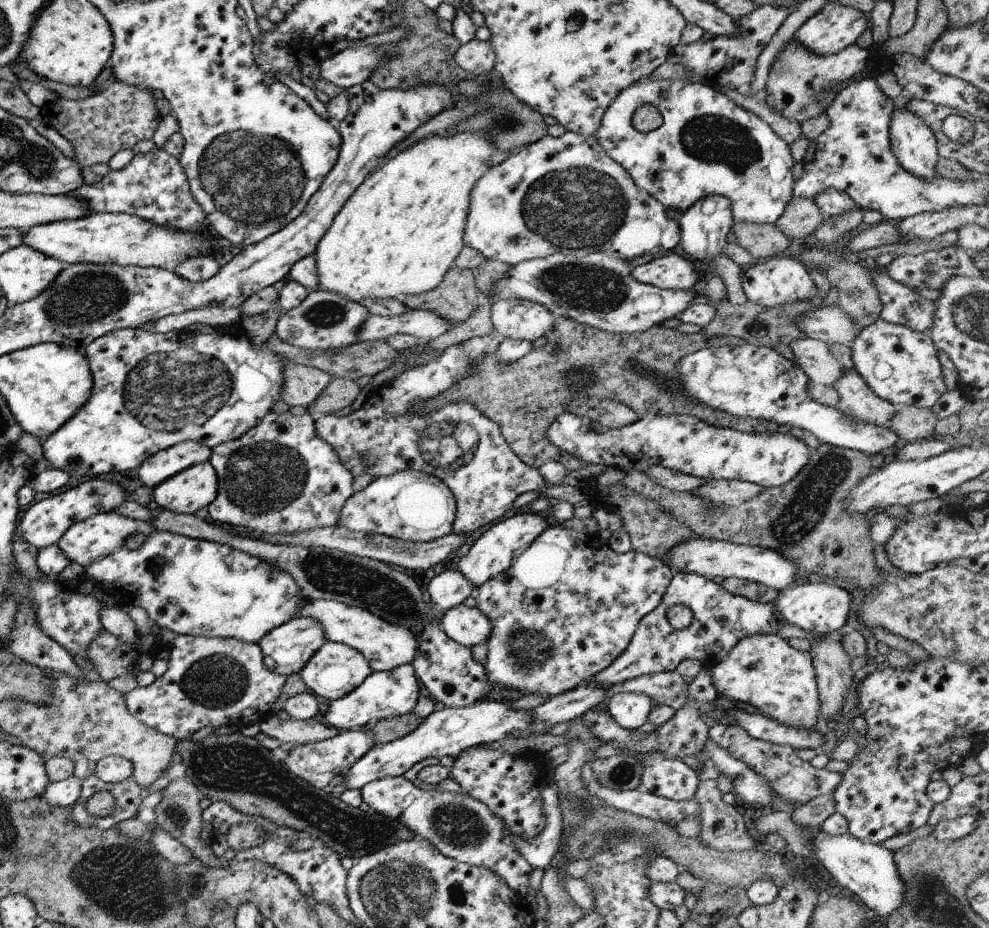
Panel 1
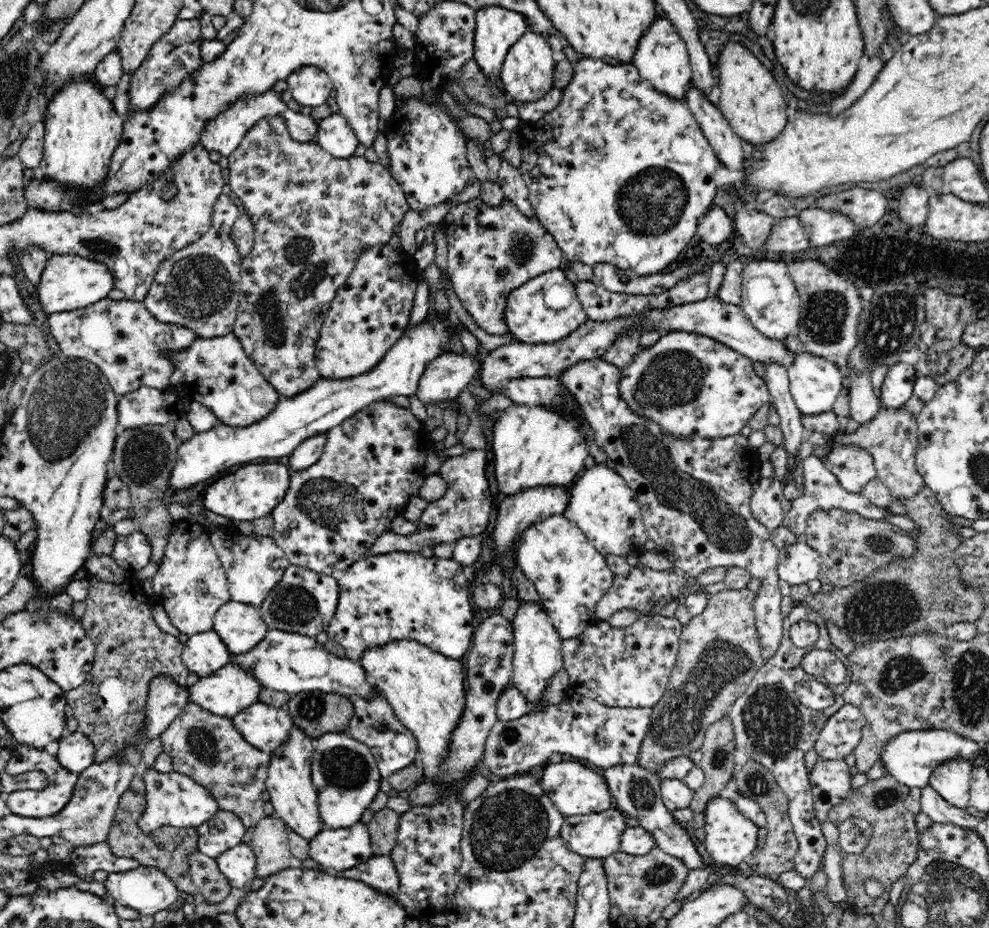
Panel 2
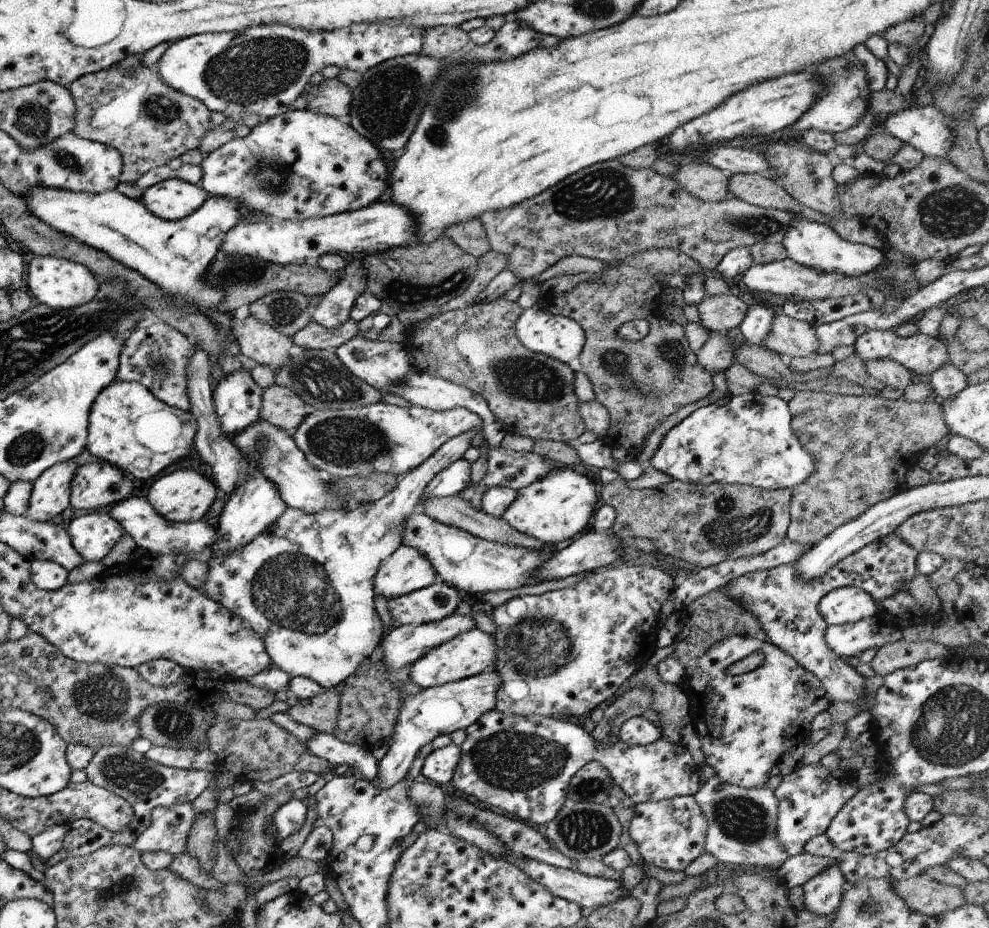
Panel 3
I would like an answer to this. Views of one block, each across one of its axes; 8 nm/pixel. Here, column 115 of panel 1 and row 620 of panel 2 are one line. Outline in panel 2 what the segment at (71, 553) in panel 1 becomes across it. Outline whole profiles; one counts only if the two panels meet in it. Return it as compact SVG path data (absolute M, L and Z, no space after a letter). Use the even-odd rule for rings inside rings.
M520 603L516 618L511 624L515 649L511 684L526 695L529 710L539 711L543 708L540 705L537 706L537 709L534 708L536 699L542 694L552 676L563 668L563 655L561 652L563 638L554 629L554 625L548 619L542 604L534 605L534 603L531 603L528 605Z

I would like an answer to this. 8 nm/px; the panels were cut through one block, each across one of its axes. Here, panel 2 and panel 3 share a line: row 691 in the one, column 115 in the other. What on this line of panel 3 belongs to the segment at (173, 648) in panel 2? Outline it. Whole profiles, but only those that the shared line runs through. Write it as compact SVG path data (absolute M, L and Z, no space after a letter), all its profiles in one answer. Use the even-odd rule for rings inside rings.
M111 66L105 70L96 73L85 74L81 78L73 81L68 88L71 92L71 98L75 102L75 114L73 114L73 130L71 133L75 136L97 141L119 151L122 158L121 174L119 174L119 183L135 182L139 176L149 172L152 168L166 165L169 160L177 159L185 150L194 150L199 148L201 138L207 134L210 110L196 98L187 96L182 92L169 88L161 78L157 76L157 71L153 67L139 66L133 72ZM117 106L127 106L135 112L135 118L123 118L121 114L117 116L119 120L113 120L113 112Z

